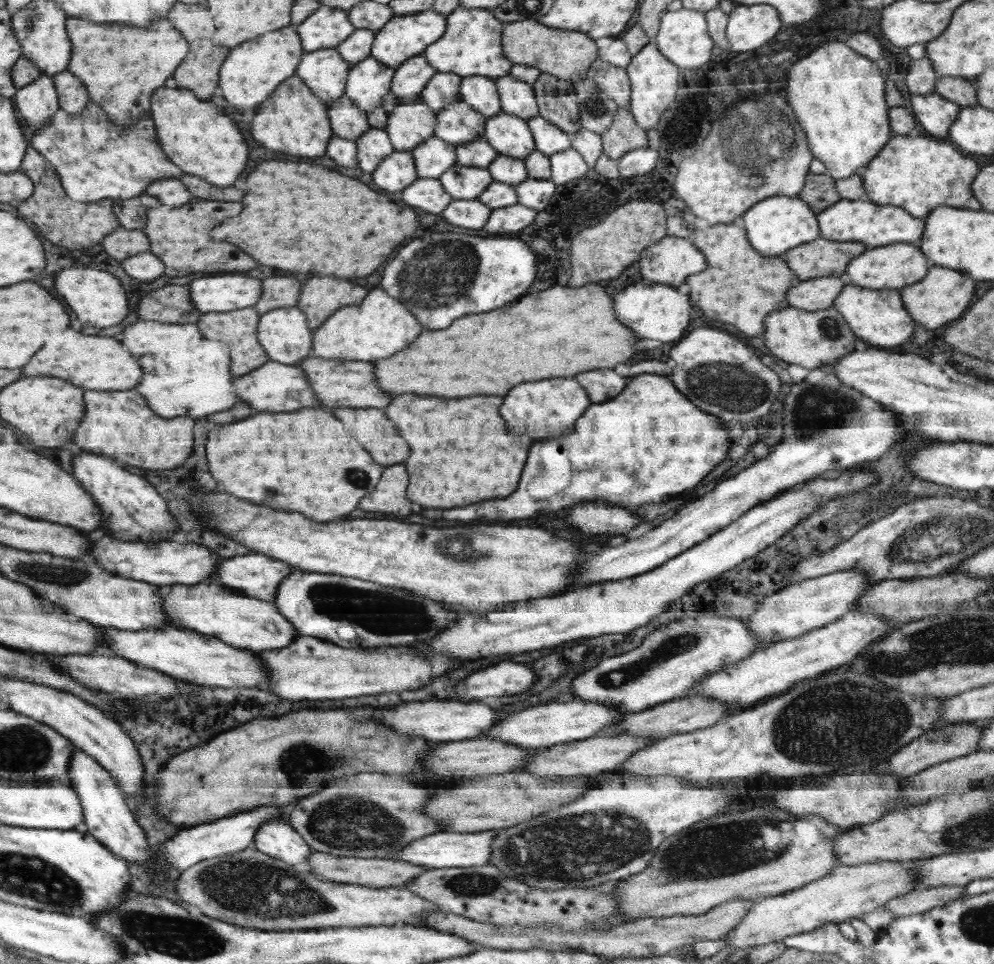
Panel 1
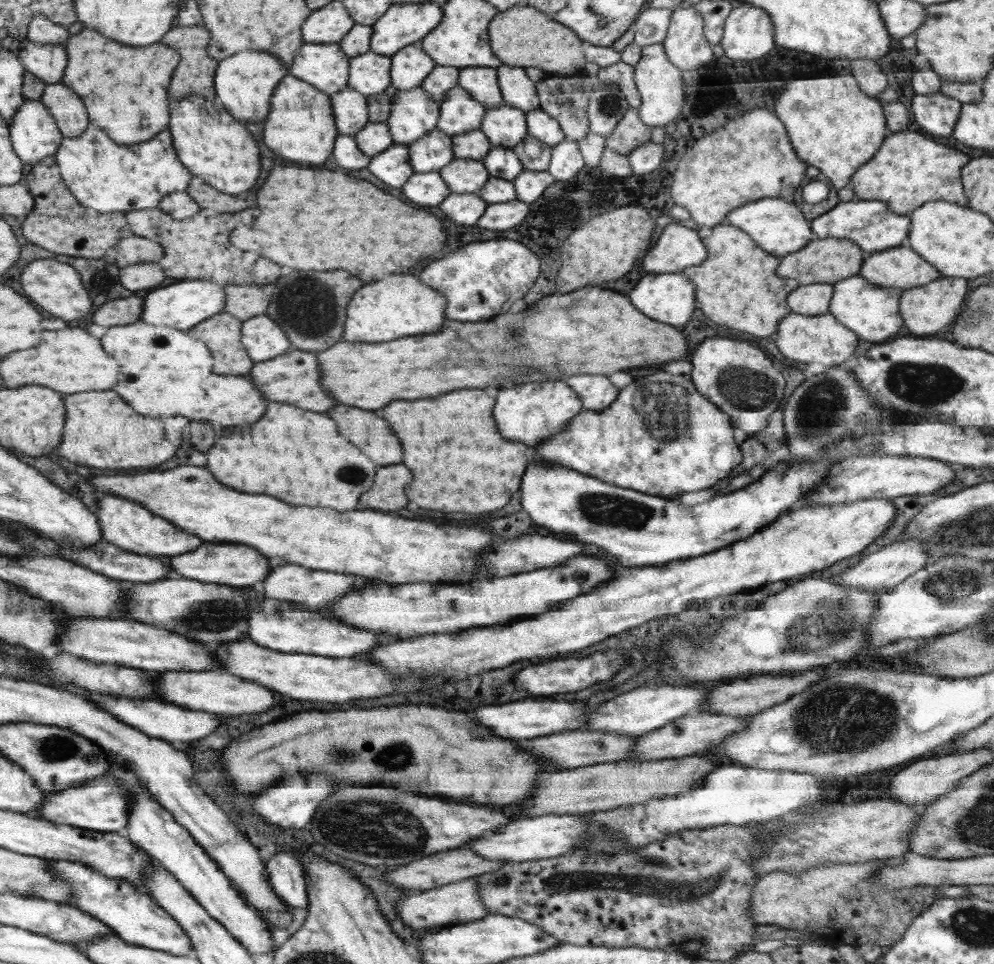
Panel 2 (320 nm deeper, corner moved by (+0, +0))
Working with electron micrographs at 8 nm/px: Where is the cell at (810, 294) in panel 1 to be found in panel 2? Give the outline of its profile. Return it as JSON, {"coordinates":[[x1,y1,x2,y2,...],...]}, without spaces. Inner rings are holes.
{"coordinates":[[816,283,800,286,798,290,794,290,794,294,790,294,790,306,794,306,794,312,798,314,826,314,829,312,833,290,833,284]]}

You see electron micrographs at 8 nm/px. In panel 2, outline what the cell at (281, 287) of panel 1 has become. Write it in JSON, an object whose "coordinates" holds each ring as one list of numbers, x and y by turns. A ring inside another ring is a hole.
{"coordinates":[[228,285,224,287,228,297,224,310,236,315,243,322,265,312,270,298,262,288,252,285]]}

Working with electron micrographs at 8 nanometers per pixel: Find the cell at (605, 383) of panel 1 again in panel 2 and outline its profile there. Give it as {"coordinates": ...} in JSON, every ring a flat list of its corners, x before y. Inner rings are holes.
{"coordinates":[[578,374,574,378,563,380,568,383,584,402,586,410,601,411,608,409,617,400,618,388,602,374]]}

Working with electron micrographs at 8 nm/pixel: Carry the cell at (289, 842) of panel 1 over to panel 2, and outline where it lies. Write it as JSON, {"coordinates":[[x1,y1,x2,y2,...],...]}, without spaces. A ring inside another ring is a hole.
{"coordinates":[[278,850,265,863,265,870,269,875,269,884,280,900,294,909,306,909,309,906,306,870,297,855]]}

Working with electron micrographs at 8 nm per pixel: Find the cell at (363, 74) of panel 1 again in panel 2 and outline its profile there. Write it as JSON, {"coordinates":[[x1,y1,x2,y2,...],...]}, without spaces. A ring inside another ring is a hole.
{"coordinates":[[373,50,350,61,348,86,363,95,380,94,390,86,390,57]]}

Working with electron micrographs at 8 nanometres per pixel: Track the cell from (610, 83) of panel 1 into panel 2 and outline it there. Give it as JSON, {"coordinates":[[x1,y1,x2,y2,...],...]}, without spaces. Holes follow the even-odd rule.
{"coordinates":[[617,62,612,66,600,67,598,78,601,85,607,83,618,84,618,88,625,94,627,103,632,108,640,108,641,96,634,82,634,67,625,62]]}

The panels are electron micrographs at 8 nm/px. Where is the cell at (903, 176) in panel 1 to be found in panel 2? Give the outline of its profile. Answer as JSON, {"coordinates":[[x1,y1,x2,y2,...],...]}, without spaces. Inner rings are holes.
{"coordinates":[[904,130,891,133,886,138,886,146,878,149,878,158,874,162,865,162,858,174,854,173,854,182,850,182,856,192,856,198,862,200,882,201,890,206,896,214,908,215,920,208,924,202,946,200,968,204,960,182,960,168,968,162,968,156,936,144,930,138,924,138,916,131]]}

